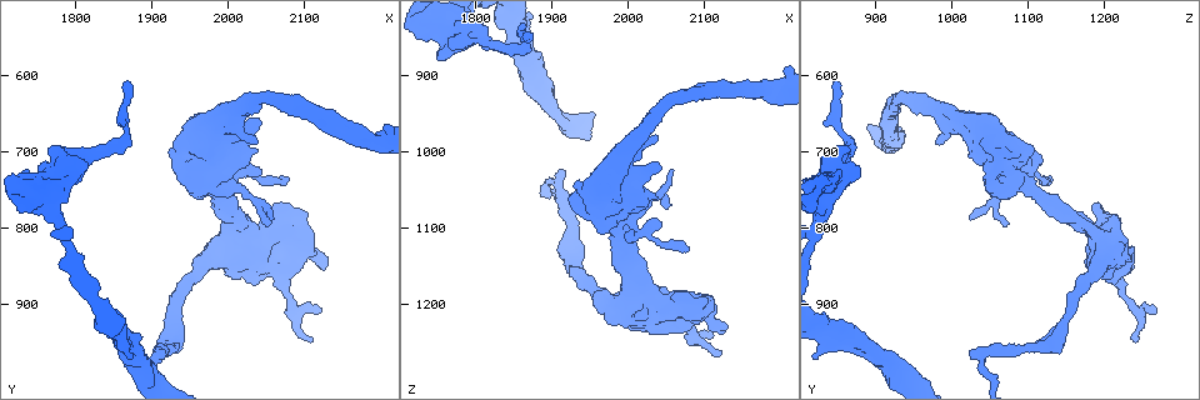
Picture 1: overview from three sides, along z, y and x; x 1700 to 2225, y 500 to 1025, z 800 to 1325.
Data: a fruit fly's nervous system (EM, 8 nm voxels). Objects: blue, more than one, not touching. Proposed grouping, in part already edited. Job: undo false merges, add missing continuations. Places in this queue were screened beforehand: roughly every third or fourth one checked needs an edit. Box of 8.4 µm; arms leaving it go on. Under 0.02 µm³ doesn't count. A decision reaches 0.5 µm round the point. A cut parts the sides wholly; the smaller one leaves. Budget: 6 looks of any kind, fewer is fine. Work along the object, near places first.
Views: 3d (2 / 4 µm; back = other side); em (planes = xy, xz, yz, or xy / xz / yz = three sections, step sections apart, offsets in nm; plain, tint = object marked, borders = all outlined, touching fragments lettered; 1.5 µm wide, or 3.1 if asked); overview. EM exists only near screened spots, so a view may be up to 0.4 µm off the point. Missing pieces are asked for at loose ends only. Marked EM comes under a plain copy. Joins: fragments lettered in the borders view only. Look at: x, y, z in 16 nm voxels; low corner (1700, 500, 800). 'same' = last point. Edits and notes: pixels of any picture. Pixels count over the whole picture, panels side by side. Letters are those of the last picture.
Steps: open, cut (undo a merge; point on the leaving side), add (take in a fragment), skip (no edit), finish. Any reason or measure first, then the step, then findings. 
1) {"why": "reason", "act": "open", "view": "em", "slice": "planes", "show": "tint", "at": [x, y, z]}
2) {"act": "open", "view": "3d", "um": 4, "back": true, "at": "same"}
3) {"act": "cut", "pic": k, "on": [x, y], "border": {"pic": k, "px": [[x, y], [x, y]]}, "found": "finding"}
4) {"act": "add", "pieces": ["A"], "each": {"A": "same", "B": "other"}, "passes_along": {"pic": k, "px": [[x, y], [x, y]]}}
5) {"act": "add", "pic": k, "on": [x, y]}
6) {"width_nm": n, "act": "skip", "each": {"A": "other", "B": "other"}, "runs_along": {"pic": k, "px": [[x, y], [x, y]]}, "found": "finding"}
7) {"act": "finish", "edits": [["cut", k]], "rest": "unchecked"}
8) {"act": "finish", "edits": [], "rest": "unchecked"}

{"why": "four-way junction", "act": "open", "view": "em", "slice": "planes", "show": "tint", "at": [2015, 820, 1190]}

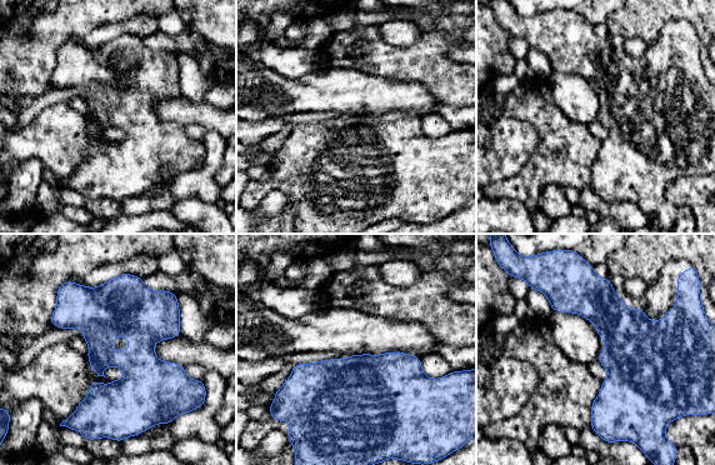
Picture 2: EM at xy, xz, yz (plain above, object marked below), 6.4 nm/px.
{"act": "open", "view": "em", "slice": "planes", "show": "borders", "at": "same"}

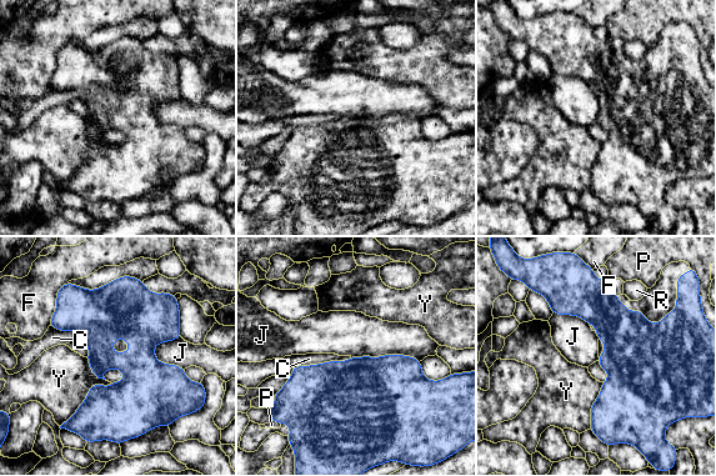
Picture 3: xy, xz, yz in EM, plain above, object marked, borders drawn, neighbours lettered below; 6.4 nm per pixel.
{"width_nm": 140, "act": "skip", "each": {"C": "other", "F": "other", "J": "other", "P": "other", "R": "other", "Y": "other"}, "border": {"pic": 3, "px": [[351, 356], [402, 354], [419, 361]]}, "found": "continuous, no second cell"}

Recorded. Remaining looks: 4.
{"why": "free end", "act": "open", "view": "em", "slice": "planes", "show": "tint", "at": [1945, 745, 1070]}

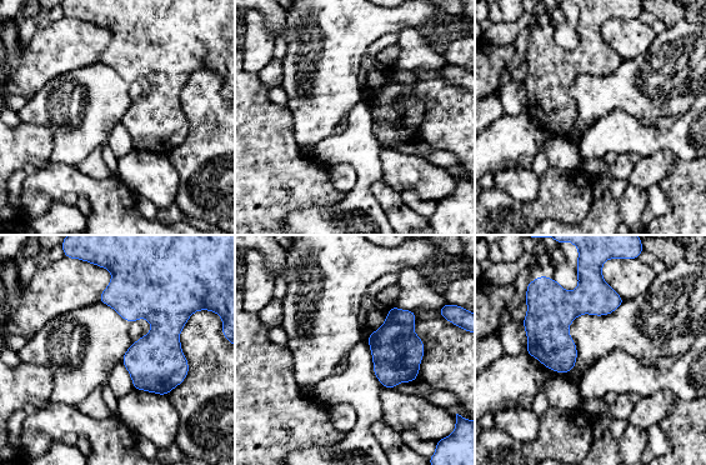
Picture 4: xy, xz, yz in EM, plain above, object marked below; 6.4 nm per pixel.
{"why": "see the neighbours", "act": "open", "view": "em", "slice": "planes", "show": "borders", "at": "same"}

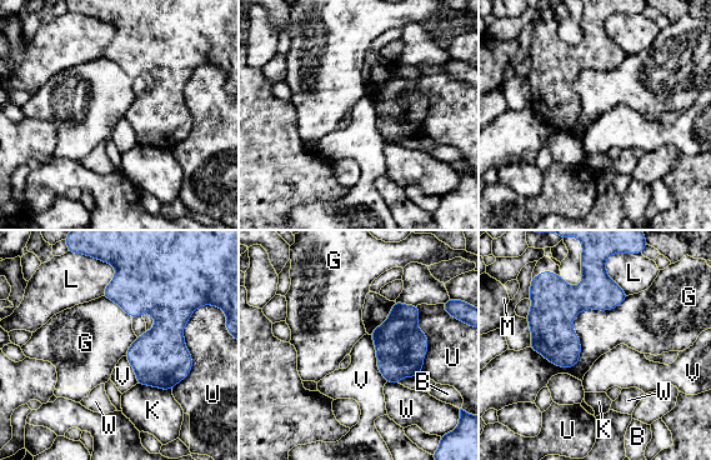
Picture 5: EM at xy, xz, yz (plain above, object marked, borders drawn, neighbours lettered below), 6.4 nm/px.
{"act": "skip", "each": {"B": "other", "G": "other", "K": "other", "L": "other", "M": "other", "U": "other", "V": "other", "W": "other"}, "border": {"pic": 5, "px": [[629, 295], [530, 348]]}, "found": "no lettered fragment goes on from it"}

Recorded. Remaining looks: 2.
{"act": "finish", "edits": [], "rest": "unchecked"}

